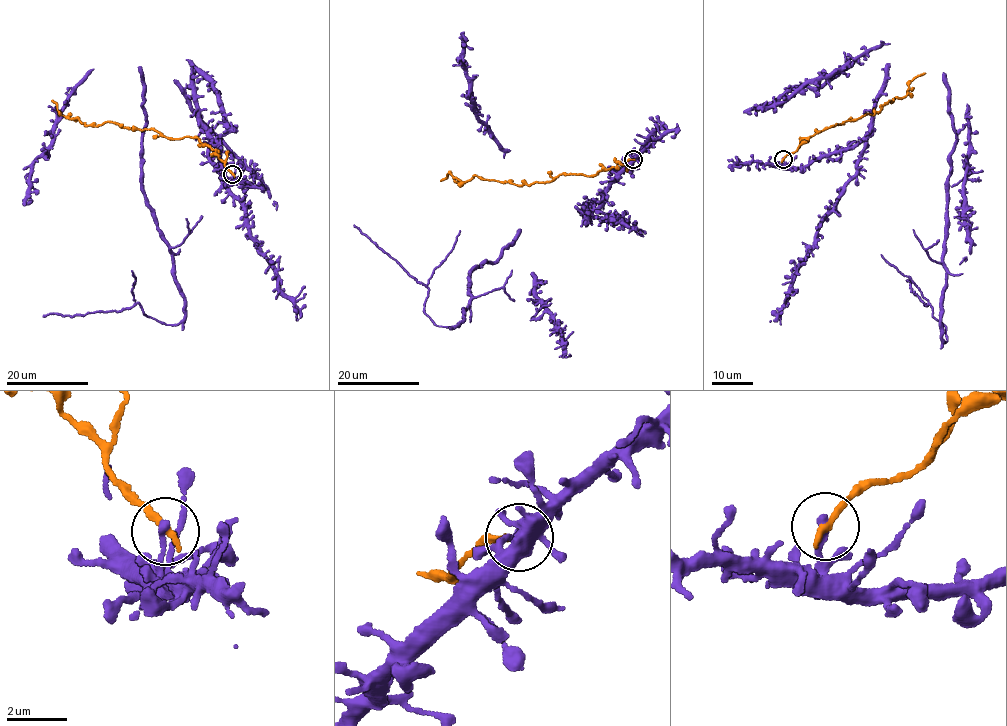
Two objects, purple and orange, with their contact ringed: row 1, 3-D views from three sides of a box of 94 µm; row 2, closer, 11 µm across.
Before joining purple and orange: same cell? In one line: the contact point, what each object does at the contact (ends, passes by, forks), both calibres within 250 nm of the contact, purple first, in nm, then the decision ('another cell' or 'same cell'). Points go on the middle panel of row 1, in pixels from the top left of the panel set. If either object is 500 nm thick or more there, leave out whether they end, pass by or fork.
place (633, 159); purple ends; orange ends; calibres 240 and 280 nm; another cell

